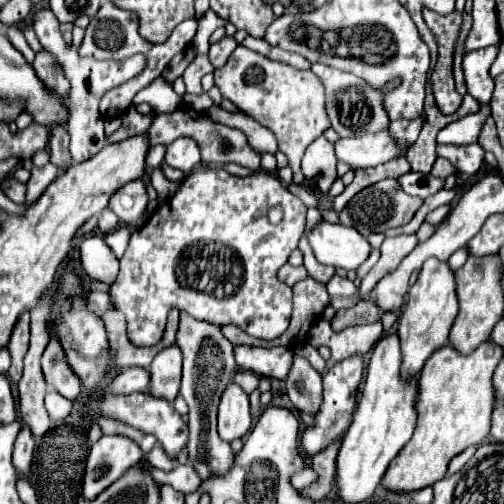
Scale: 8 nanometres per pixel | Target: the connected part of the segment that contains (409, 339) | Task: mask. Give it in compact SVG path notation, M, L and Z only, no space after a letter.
M428 259L424 263L424 269L420 271L418 281L410 287L408 295L410 299L402 311L402 317L396 329L400 337L400 349L402 349L400 375L404 381L408 381L408 377L418 375L426 359L448 343L448 325L452 325L452 321L456 319L456 309L458 309L454 271L450 271L446 263Z

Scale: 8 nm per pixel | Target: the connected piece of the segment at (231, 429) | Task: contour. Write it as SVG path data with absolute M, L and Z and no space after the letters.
M230 383L218 405L218 433L224 441L242 439L252 425L250 415L250 403L244 389L240 389L236 383Z

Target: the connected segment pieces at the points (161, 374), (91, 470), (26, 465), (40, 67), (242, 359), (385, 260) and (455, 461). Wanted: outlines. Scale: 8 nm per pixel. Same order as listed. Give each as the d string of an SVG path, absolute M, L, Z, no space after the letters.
M170 345L162 349L150 365L150 393L156 397L164 397L174 401L180 387L180 371L182 371L182 351L178 345Z
M102 435L102 439L91 446L87 457L82 483L84 499L92 501L92 497L102 493L142 457L142 449L132 439L122 435Z
M22 425L16 443L14 443L14 467L20 469L22 473L30 471L32 465L32 457L34 457L34 437L28 429L28 425Z
M42 51L36 55L34 63L32 63L36 75L40 81L44 81L44 87L50 87L52 91L56 91L60 95L60 99L68 99L68 79L64 77L64 73L60 73L60 65L56 65L56 61L52 61L52 55L48 51Z
M236 345L234 359L240 369L254 371L270 379L284 379L288 375L288 365L292 365L292 351L284 347L248 347Z
M416 235L386 237L386 241L380 247L378 263L368 271L368 275L364 277L364 281L358 287L362 297L366 297L374 289L374 285L384 277L384 273L388 273L388 269L394 269L406 257L406 253L410 253L416 245L418 245L418 237Z
M468 447L462 453L454 457L448 465L446 475L450 476L460 471L460 469L462 469L462 467L464 467L464 465L473 457L475 451L475 447Z

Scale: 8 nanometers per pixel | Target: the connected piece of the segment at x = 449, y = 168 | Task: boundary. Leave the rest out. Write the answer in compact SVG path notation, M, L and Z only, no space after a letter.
M438 157L436 159L436 163L434 163L434 167L432 167L432 171L430 171L432 175L436 175L436 177L448 177L448 175L458 175L458 171L456 171L456 167L448 161L448 159L444 159L444 157Z

